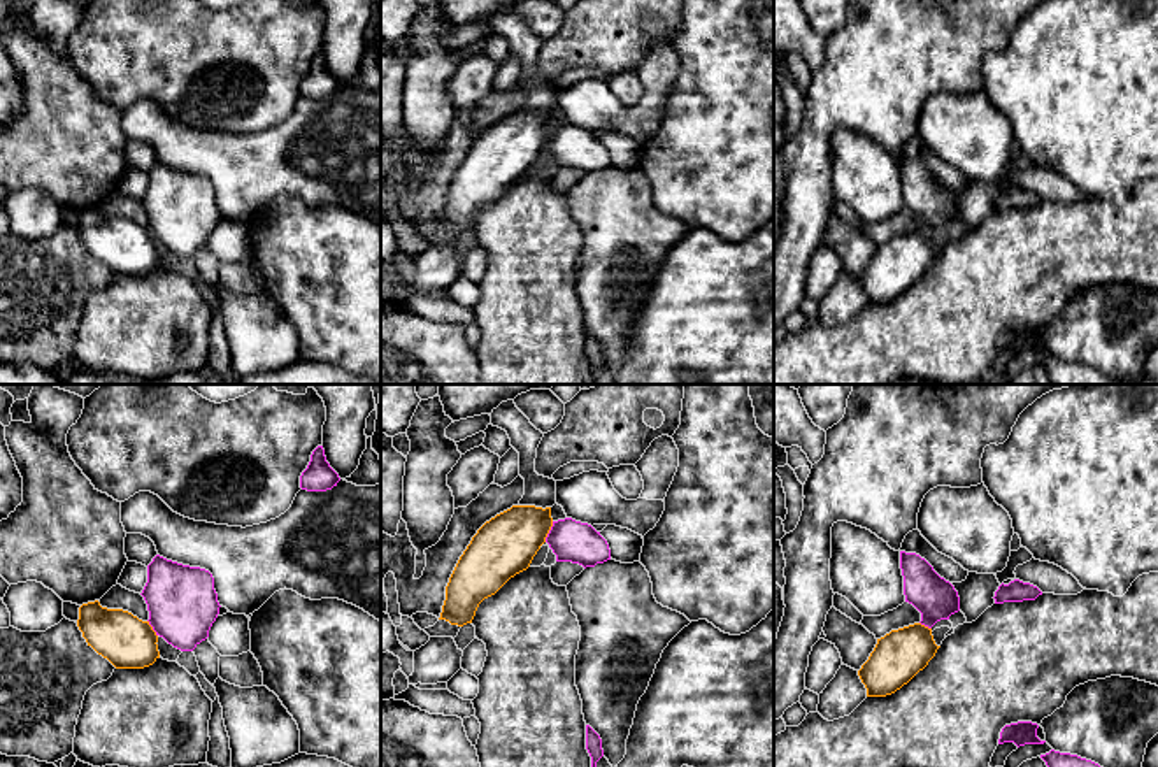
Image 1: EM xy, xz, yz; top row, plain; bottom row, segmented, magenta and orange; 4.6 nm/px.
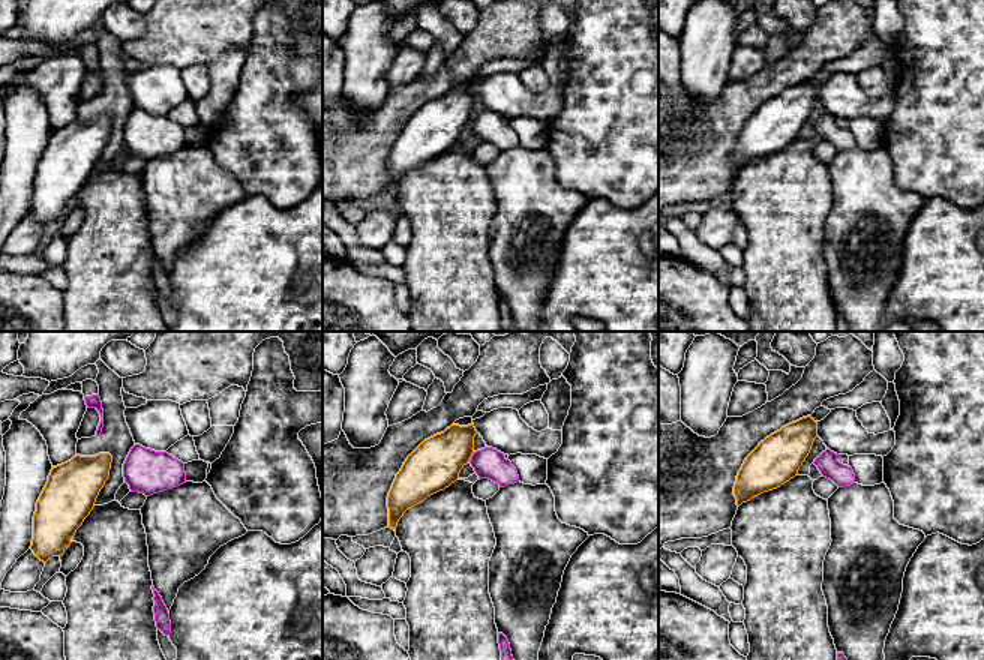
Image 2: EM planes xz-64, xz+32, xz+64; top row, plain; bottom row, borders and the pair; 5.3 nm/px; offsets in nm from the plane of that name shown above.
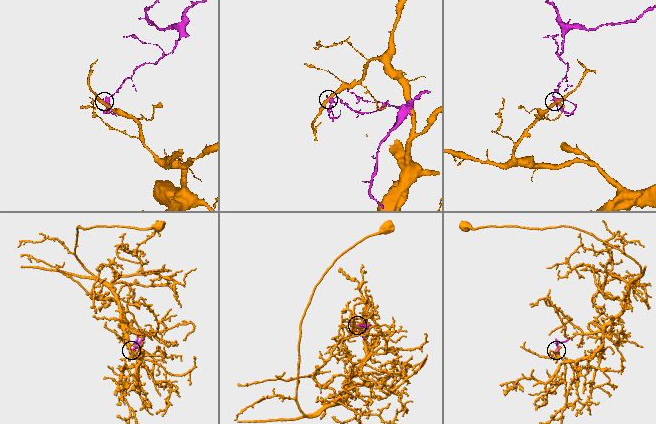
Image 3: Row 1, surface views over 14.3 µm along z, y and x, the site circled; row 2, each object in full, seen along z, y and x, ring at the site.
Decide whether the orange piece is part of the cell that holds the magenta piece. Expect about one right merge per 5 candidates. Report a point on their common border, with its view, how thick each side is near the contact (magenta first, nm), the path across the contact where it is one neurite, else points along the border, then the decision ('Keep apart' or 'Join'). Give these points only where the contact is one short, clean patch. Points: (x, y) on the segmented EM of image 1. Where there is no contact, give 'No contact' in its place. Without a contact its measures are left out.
Touches magenta at xz (550, 532). Thickness 190 nm (magenta) against 280 nm. Boundary: xz (553, 522), (544, 541). Keep apart

